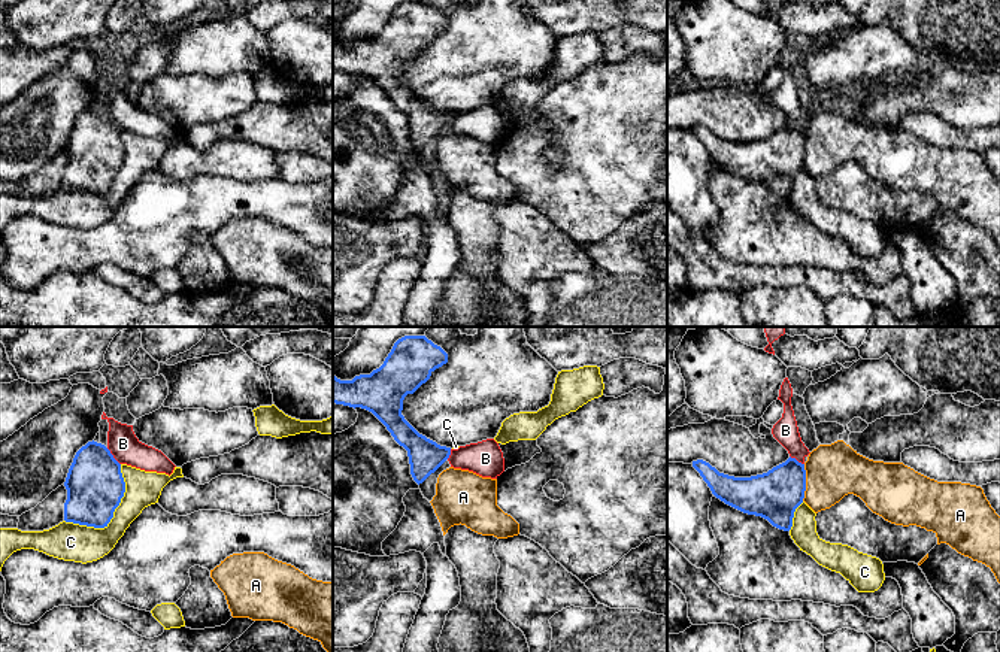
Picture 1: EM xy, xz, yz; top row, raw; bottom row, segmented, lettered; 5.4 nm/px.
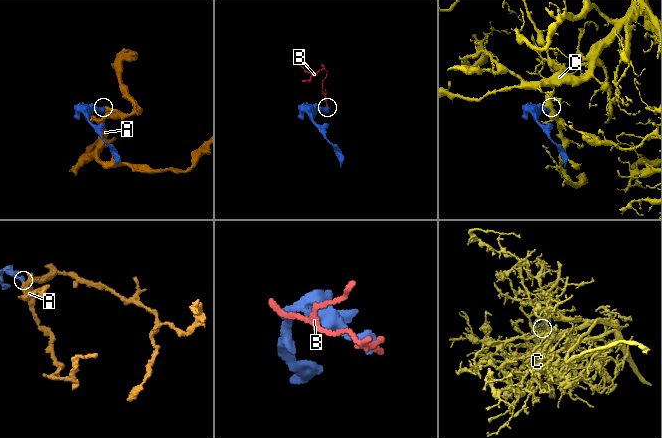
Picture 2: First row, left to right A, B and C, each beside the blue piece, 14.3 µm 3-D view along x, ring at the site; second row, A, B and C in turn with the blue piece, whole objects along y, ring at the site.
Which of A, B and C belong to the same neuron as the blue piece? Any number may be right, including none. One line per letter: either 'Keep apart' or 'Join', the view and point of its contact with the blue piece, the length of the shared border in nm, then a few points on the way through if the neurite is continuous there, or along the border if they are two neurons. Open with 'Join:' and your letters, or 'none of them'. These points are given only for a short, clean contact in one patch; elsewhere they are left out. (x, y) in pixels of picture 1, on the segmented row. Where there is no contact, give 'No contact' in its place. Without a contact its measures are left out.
Join: none of them
A: Keep apart. Touches blue at yz (805, 482). Shared border 200 nm. Boundary: yz (805, 464), (805, 497), (802, 500)
B: Keep apart. Touches blue at xy (112, 457). Shared border 120 nm. Boundary: xy (106, 448), (120, 464)
C: Keep apart. Touches blue at xy (112, 515). Shared border 440 nm

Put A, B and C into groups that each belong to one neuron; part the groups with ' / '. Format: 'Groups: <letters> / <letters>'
Groups: A / B / C

